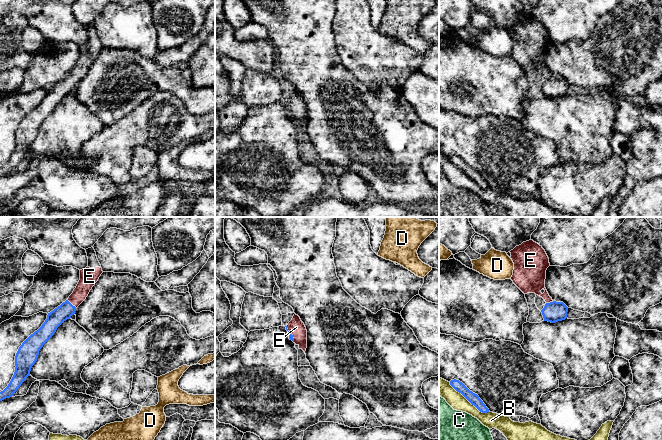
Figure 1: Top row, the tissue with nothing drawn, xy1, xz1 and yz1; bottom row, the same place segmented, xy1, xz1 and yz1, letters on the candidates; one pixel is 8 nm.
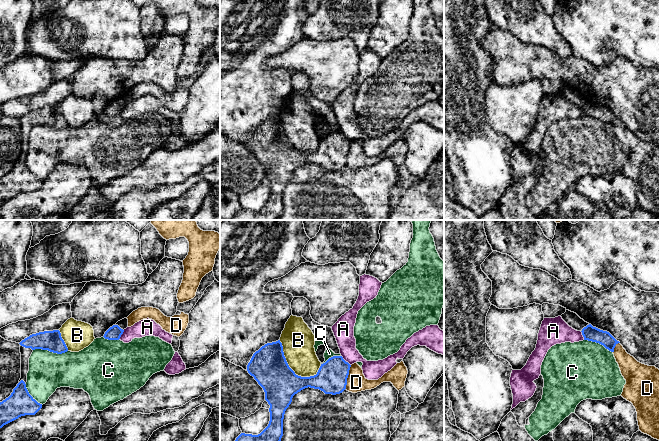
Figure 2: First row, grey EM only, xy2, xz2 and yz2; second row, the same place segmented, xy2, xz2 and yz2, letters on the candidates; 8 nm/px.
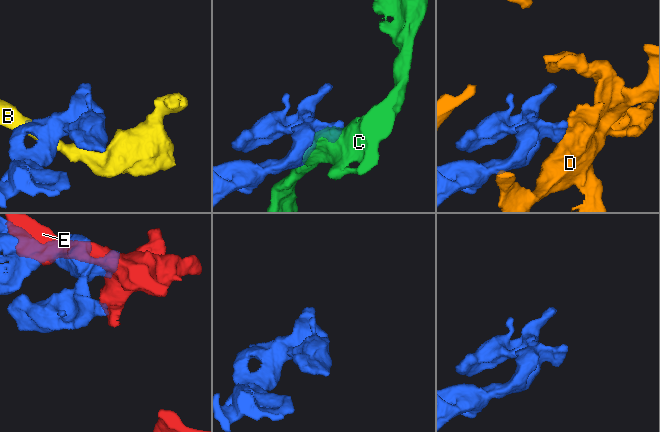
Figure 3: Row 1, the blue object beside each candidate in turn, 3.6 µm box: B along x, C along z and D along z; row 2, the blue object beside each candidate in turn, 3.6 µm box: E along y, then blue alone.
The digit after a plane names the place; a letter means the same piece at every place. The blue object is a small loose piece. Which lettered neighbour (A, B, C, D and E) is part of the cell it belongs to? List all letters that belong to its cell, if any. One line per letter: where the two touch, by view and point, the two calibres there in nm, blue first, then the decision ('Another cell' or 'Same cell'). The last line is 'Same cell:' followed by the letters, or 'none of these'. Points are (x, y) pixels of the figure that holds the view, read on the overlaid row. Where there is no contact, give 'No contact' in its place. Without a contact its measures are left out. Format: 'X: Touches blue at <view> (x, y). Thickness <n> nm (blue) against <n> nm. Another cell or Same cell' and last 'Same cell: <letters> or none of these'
A: Touches blue at xz2 (344, 360). Thickness 260 nm (blue) against 170 nm. Another cell
B: Touches blue at xz2 (290, 368). Thickness 300 nm (blue) against 260 nm. Another cell
C: Touches blue at xy2 (50, 351). Thickness 160 nm (blue) against 300 nm. Another cell
D: Touches blue at xz2 (347, 377). Thickness 260 nm (blue) against 160 nm. Another cell
E: Touches blue at xy1 (71, 304). Thickness 140 nm (blue) against 140 nm. Same cell
Same cell: E

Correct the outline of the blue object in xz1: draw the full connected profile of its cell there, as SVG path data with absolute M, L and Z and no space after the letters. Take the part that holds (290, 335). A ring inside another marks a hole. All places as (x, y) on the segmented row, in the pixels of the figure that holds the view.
M294 314L292 320L285 327L288 331L289 339L305 352L307 348L307 330L300 317Z

